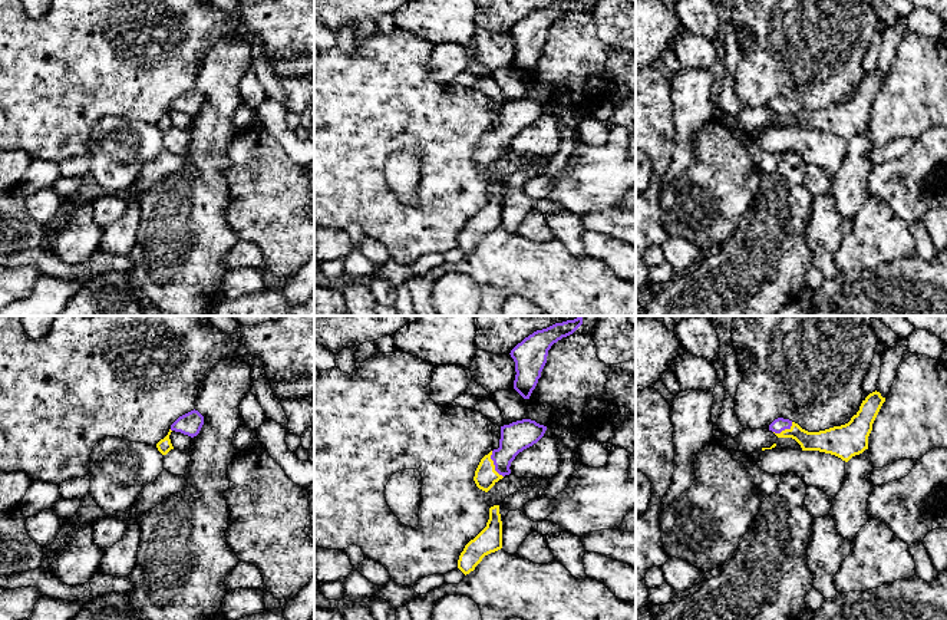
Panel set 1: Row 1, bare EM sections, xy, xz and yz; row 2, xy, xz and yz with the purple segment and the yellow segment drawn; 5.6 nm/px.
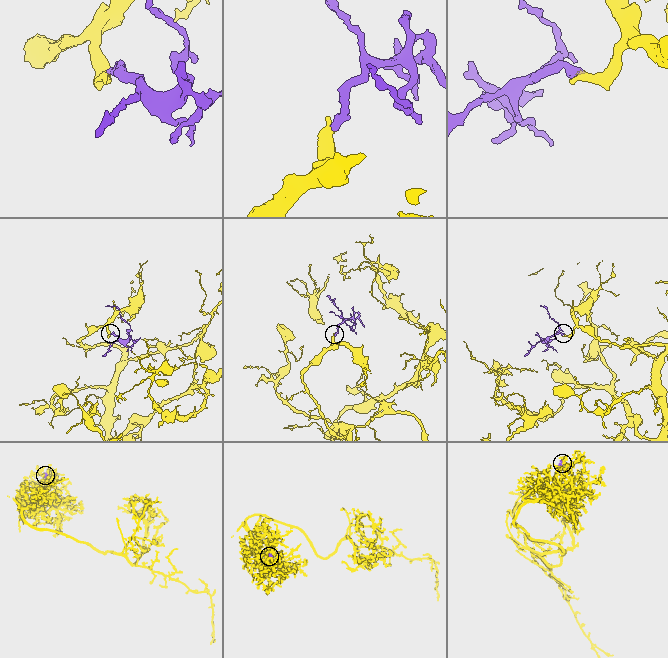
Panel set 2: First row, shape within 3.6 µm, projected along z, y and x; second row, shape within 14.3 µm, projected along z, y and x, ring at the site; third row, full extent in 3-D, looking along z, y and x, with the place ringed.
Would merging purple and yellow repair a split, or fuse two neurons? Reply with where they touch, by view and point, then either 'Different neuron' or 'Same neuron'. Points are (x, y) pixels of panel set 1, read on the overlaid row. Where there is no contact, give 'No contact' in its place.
Touches purple at xz (494, 464). Same neuron

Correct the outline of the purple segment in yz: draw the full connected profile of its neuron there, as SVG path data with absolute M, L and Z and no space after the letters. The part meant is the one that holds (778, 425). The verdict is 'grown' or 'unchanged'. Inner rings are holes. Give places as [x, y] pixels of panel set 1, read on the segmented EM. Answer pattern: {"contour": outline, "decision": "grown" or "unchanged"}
{"contour": "M875 390L862 400L859 410L848 423L825 431L808 432L798 423L783 418L775 419L769 425L769 431L778 438L795 439L802 451L819 451L848 462L852 456L868 449L868 436L884 402L885 398Z", "decision": "grown"}

